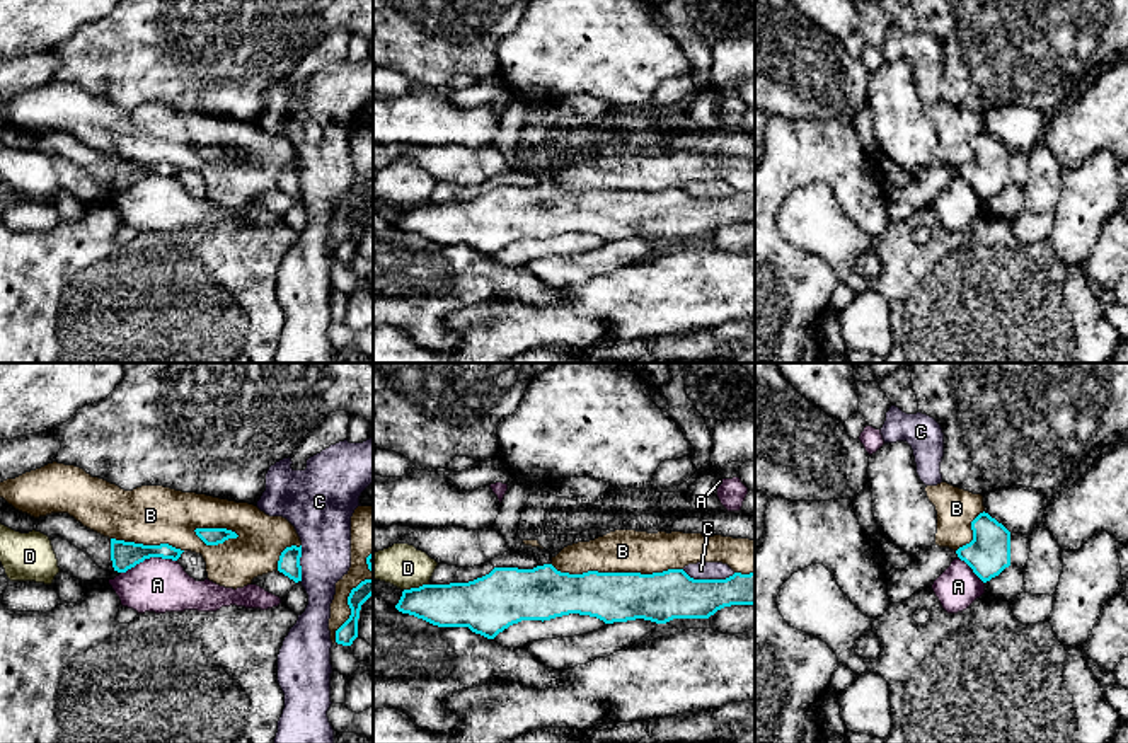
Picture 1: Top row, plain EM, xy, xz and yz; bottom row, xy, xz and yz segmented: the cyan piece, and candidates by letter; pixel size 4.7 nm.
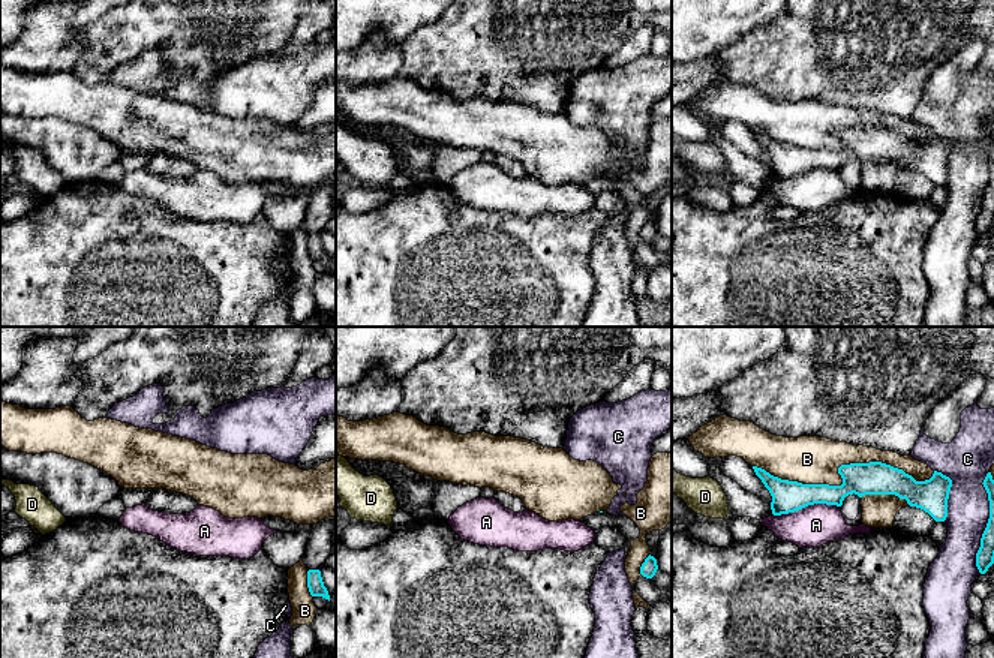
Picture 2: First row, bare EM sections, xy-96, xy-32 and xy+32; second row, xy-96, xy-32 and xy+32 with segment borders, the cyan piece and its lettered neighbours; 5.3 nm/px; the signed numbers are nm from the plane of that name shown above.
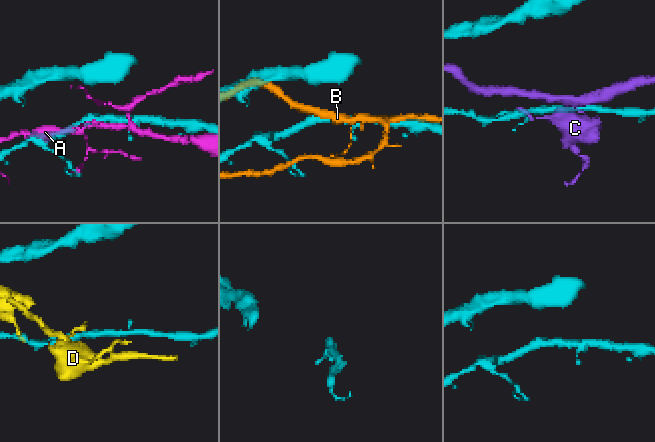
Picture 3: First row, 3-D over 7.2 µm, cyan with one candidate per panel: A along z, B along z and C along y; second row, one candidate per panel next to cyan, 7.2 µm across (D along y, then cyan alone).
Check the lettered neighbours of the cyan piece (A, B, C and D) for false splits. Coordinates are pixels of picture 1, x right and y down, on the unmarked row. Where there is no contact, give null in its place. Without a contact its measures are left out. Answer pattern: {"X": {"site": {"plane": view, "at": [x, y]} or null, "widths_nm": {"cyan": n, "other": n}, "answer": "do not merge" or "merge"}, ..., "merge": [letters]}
{"A": {"site": {"plane": "xy", "at": [149, 176]}, "widths_nm": {"cyan": 130, "other": 260}, "answer": "do not merge"}, "B": {"site": {"plane": "xz", "at": [617, 191]}, "widths_nm": {"cyan": 240, "other": 200}, "answer": "do not merge"}, "C": {"site": {"plane": "xz", "at": [709, 198]}, "widths_nm": {"cyan": 240, "other": 80}, "answer": "do not merge"}, "D": {"site": {"plane": "xz", "at": [416, 207]}, "widths_nm": {"cyan": 200, "other": 200}, "answer": "do not merge"}, "merge": []}

